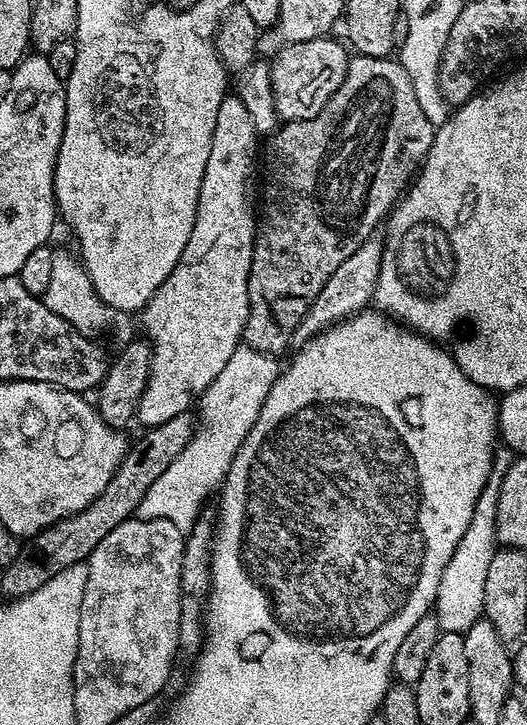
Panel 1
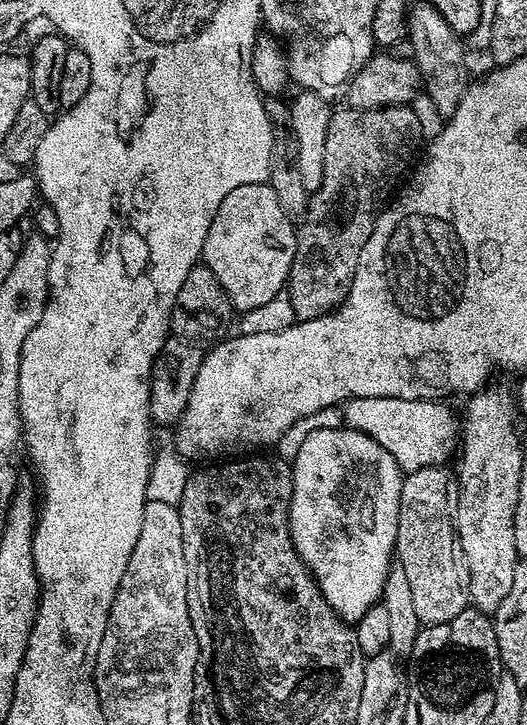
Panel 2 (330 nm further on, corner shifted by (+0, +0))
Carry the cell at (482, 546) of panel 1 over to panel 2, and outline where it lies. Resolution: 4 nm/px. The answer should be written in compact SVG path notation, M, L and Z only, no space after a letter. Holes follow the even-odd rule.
M356 396L343 405L343 423L374 438L374 442L378 442L378 446L382 446L382 450L386 450L386 454L396 460L401 470L413 472L419 468L447 465L452 451L453 456L457 451L458 441L462 436L462 424L457 413L455 416L446 405L447 403L438 400Z

